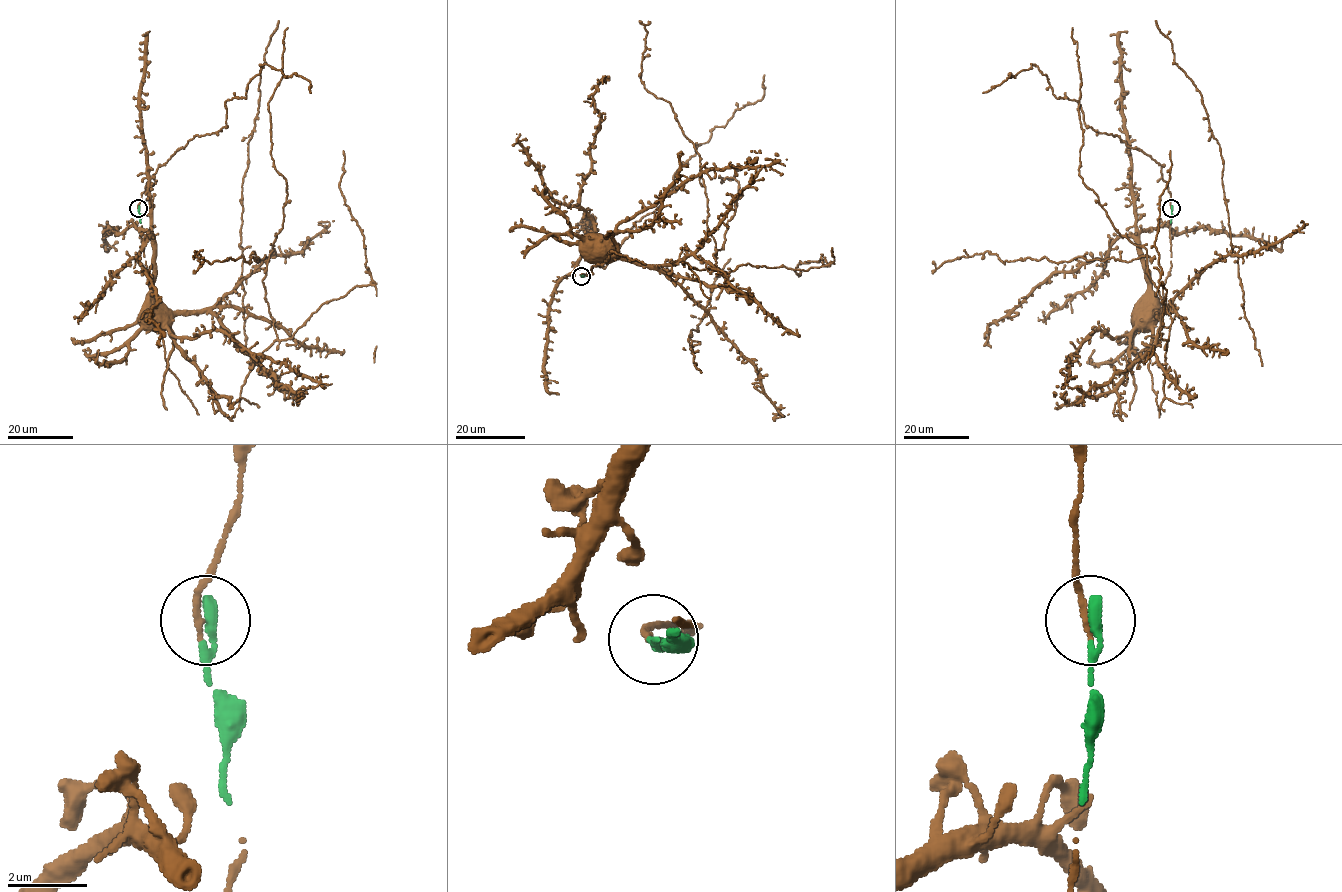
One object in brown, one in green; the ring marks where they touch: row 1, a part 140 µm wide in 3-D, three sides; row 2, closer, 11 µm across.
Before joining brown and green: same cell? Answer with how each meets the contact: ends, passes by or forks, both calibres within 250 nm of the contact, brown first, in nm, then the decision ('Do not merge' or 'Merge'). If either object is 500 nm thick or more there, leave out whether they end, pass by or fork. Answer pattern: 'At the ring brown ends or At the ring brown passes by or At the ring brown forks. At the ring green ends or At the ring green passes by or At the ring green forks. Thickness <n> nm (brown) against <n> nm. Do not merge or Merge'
At the ring brown ends. At the ring green ends. Thickness 150 nm (brown) against 320 nm. Merge

